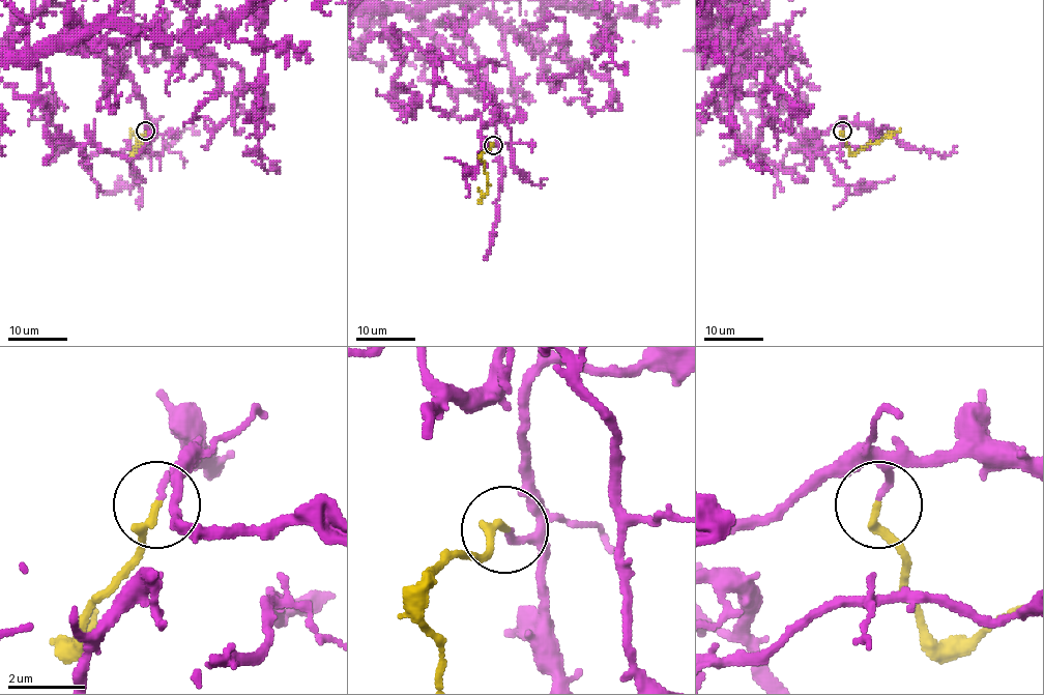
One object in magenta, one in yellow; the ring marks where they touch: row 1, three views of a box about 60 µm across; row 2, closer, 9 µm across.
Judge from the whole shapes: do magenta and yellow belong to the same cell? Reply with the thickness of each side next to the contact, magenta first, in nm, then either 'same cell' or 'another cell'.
160 nm thick on the magenta side, 220 nm on the other; same cell

